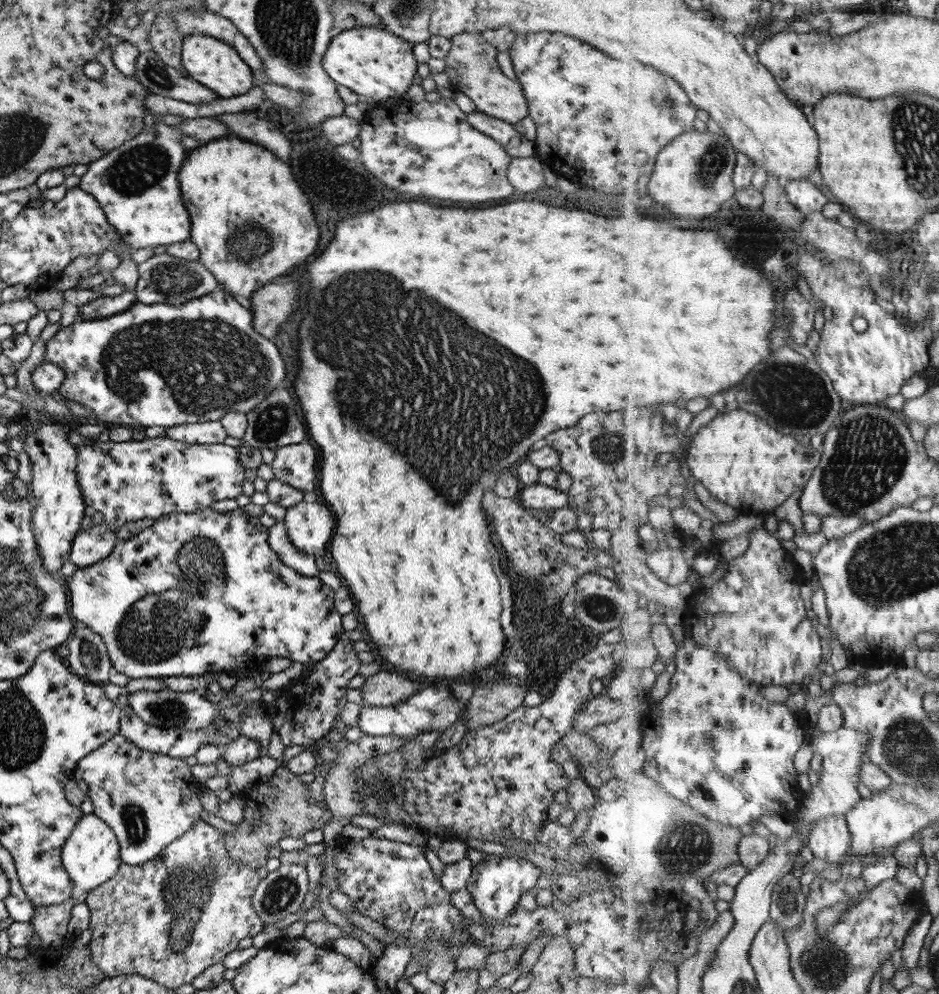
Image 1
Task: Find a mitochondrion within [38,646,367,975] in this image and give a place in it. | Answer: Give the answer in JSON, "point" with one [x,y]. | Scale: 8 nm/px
{"point":[190,885]}

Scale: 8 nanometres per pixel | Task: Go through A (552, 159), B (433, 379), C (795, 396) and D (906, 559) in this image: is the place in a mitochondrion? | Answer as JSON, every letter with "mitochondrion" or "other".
{"A":"other","B":"mitochondrion","C":"mitochondrion","D":"mitochondrion"}

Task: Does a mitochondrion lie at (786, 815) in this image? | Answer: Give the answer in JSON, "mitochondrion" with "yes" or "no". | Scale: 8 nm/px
{"mitochondrion":"no"}

